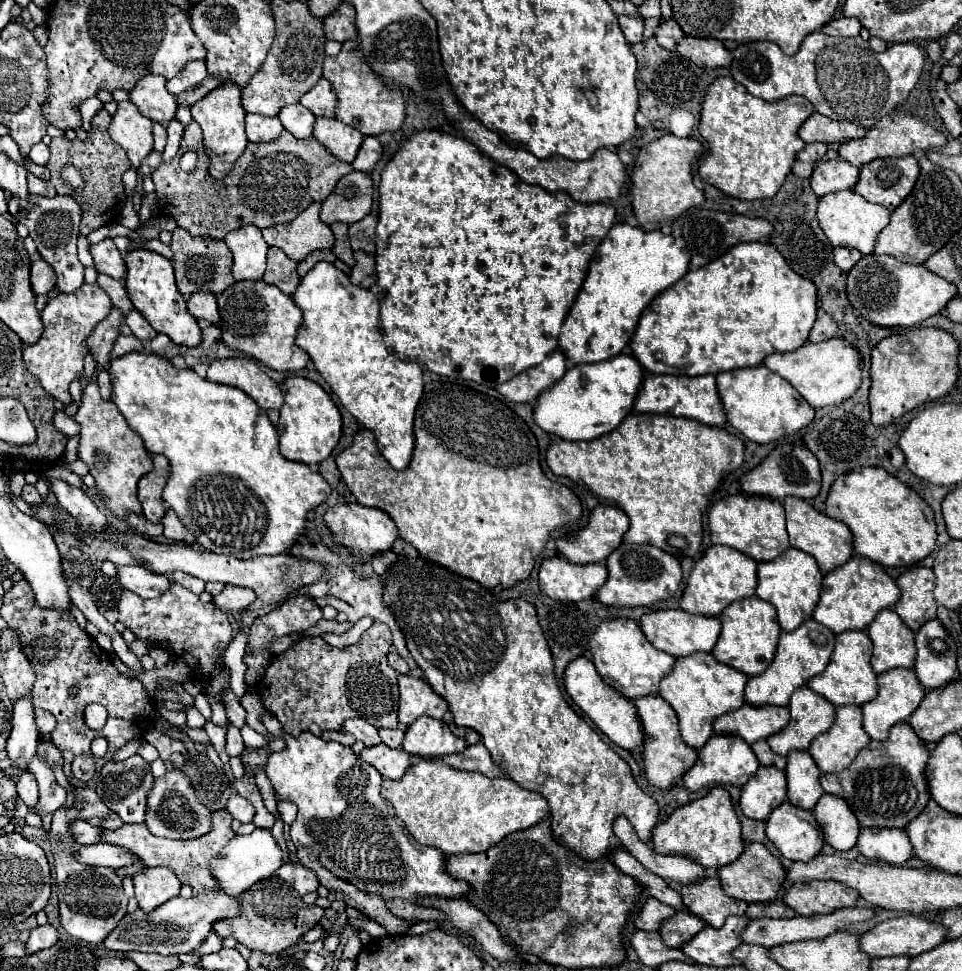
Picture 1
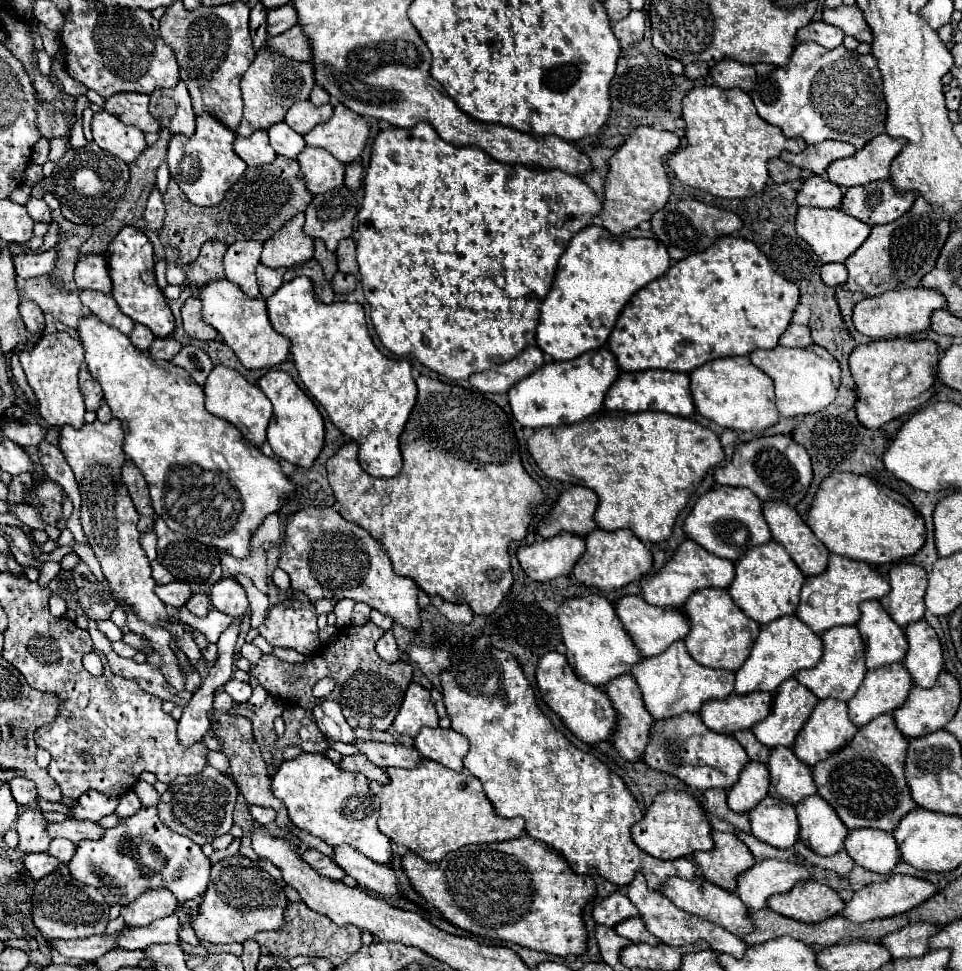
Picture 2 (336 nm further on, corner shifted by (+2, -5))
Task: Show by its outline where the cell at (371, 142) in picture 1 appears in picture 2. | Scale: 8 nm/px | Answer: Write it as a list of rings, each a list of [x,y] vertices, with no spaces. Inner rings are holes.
[[[348,163],[346,165],[346,175],[344,175],[344,185],[350,189],[350,191],[356,191],[362,183],[362,173],[364,173],[364,167],[362,163]]]

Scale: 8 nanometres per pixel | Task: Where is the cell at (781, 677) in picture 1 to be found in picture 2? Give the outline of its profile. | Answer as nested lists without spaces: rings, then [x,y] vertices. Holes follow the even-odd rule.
[[[796,615],[780,617],[762,627],[748,659],[736,673],[736,695],[748,695],[752,691],[774,693],[780,683],[794,677],[802,669],[812,669],[822,657],[822,639],[810,627],[806,627]]]

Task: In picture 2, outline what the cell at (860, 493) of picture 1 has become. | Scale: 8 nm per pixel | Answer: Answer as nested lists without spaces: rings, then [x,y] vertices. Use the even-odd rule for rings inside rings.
[[[856,473],[828,475],[820,483],[806,523],[830,553],[868,565],[884,565],[910,557],[926,541],[924,519],[914,507],[890,499],[876,481]]]

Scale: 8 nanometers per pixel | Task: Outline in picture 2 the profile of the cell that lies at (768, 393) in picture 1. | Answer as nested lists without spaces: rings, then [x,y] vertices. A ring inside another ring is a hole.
[[[750,357],[714,359],[690,373],[690,391],[696,411],[724,429],[734,431],[766,431],[778,423],[776,395],[772,379],[750,363]]]

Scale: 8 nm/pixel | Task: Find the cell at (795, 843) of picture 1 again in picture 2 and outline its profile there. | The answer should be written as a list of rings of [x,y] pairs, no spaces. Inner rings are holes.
[[[766,797],[750,811],[752,835],[762,843],[778,849],[792,849],[800,839],[800,825],[796,821],[794,805]]]

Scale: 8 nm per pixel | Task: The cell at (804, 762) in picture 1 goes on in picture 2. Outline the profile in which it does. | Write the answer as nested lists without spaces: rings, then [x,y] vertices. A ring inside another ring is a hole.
[[[774,747],[768,769],[772,773],[772,793],[792,805],[816,793],[812,769],[802,763],[790,747]]]

